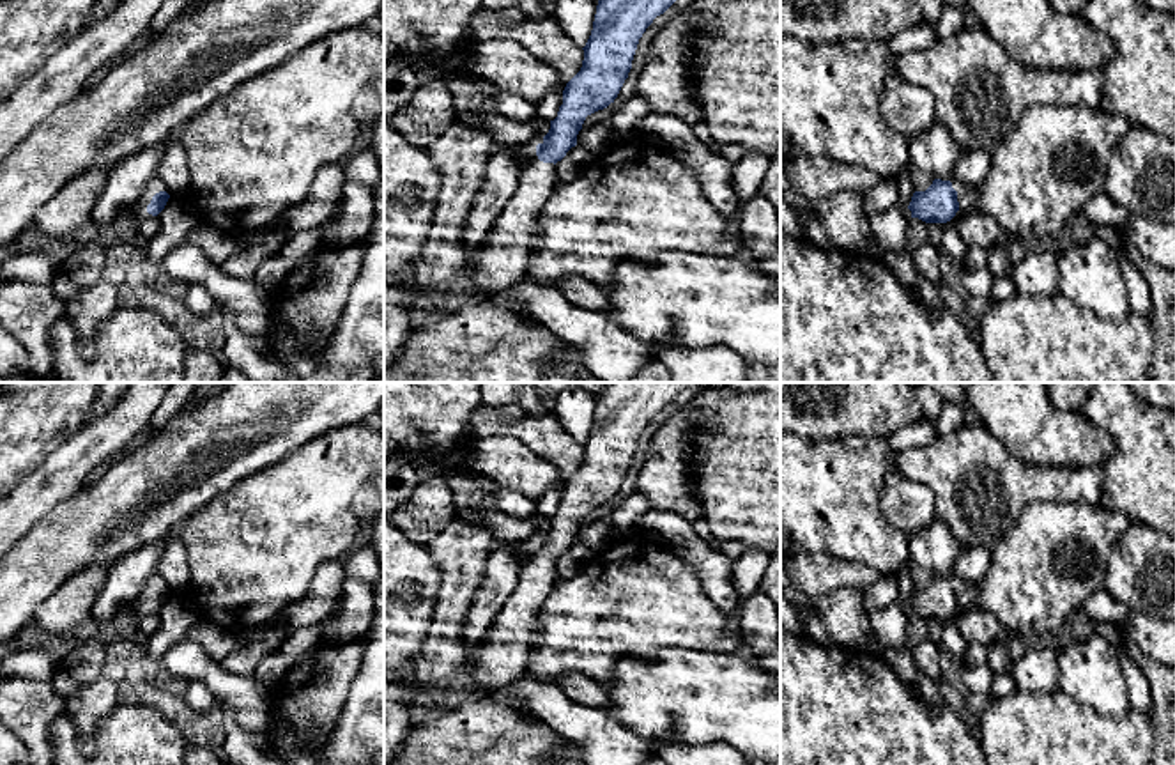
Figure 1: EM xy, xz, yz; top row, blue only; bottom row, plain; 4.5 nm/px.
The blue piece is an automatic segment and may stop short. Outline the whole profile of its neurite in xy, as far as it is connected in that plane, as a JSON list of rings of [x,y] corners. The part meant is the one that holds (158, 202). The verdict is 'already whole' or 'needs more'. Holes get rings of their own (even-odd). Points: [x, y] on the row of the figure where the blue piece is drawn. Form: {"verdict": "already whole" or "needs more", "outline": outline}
{"verdict": "needs more", "outline": [[[154,179],[152,182],[147,184],[142,197],[134,202],[134,205],[129,211],[142,216],[143,214],[157,216],[165,209],[168,198],[170,195],[165,191],[165,184]]]}

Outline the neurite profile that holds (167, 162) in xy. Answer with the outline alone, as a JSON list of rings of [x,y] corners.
[[[177,135],[159,145],[133,154],[108,170],[106,186],[94,204],[90,220],[110,223],[129,211],[154,179],[165,184],[170,197],[189,189],[186,151]]]

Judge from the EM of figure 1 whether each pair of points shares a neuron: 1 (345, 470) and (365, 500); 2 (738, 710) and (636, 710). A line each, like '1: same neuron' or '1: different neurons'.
1: different neurons
2: same neuron

